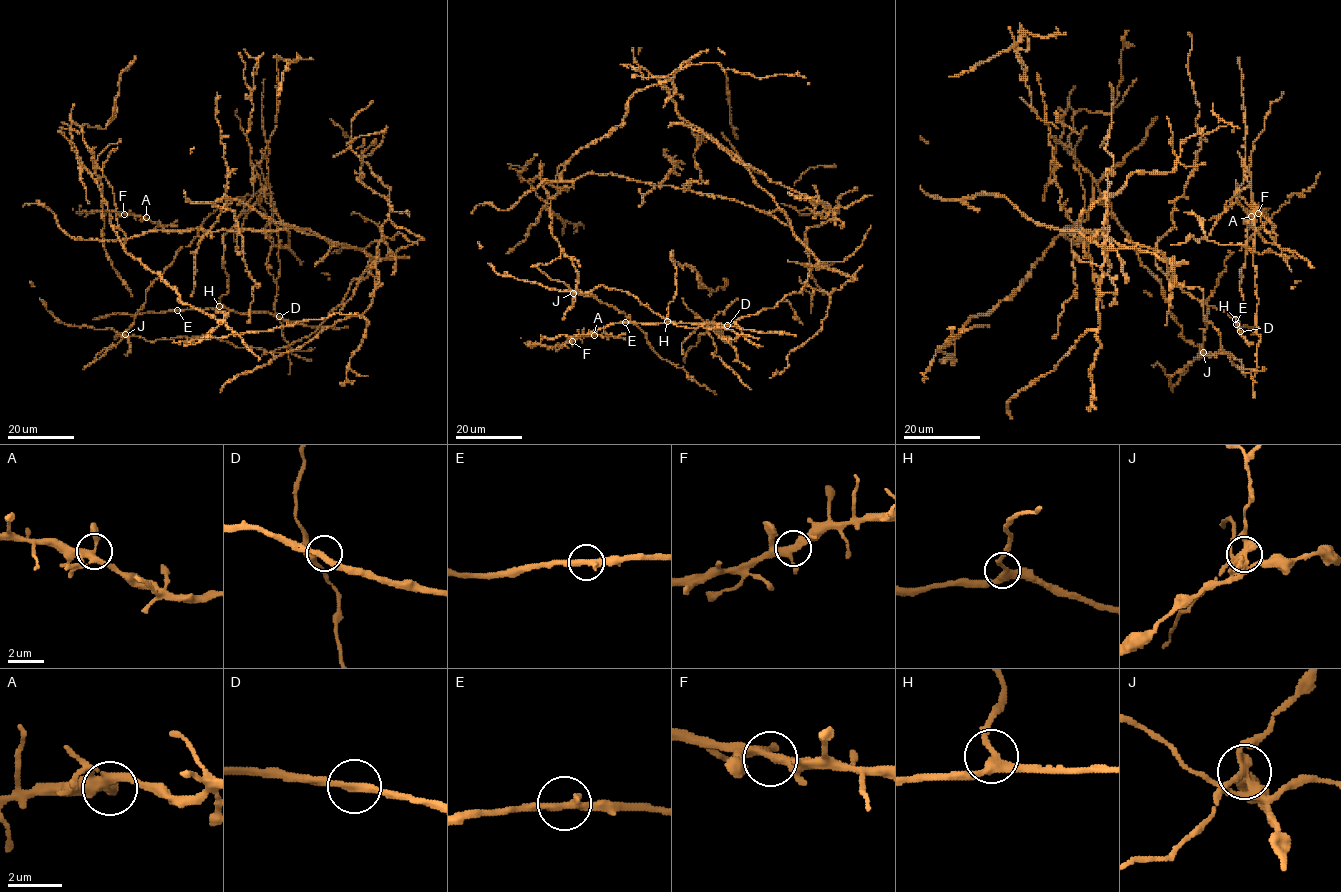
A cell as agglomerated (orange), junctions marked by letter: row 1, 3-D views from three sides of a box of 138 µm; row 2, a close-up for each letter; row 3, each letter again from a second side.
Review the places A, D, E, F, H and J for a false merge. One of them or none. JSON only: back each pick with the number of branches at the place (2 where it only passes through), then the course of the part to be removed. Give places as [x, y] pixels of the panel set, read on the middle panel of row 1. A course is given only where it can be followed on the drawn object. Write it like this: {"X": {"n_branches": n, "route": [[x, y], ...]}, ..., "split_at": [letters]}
{"J": {"n_branches": 4}, "split_at": ["J"]}

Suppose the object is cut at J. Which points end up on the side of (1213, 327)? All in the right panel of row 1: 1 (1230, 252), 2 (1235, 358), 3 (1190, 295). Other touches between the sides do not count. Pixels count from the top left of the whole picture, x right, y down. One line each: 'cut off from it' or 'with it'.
1: cut off from it
2: with it
3: cut off from it

